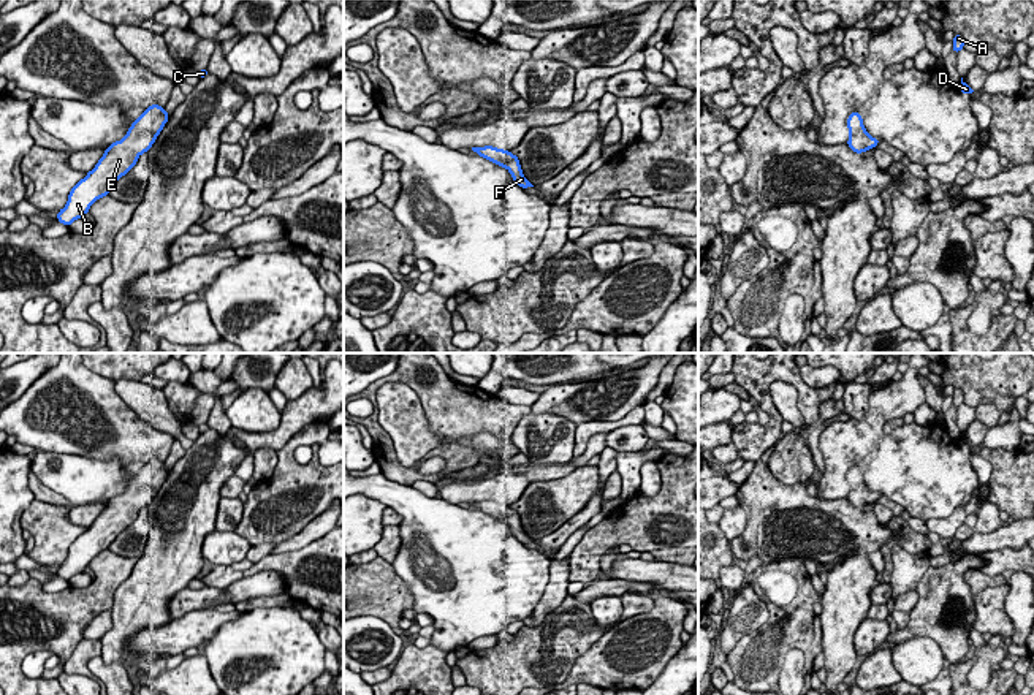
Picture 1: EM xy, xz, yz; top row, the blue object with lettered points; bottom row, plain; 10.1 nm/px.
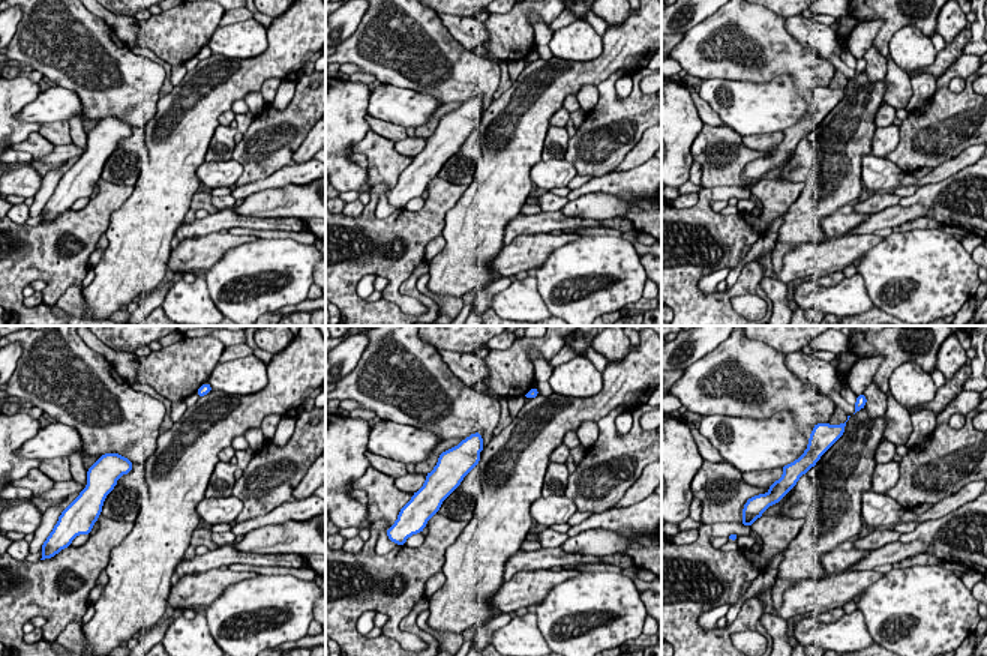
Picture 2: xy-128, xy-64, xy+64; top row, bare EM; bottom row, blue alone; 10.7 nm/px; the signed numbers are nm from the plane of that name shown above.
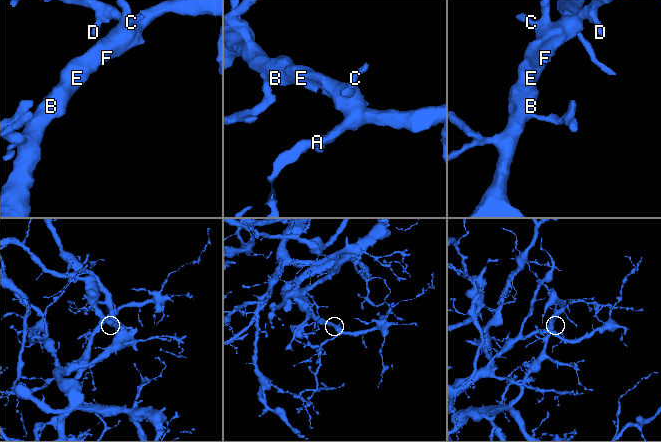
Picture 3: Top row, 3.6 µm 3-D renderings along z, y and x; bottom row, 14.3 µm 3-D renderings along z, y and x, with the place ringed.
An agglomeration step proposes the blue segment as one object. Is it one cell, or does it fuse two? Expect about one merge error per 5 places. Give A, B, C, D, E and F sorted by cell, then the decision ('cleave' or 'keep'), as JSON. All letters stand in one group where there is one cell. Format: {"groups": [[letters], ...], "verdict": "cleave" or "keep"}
{"groups": [["A", "B", "C", "D", "E", "F"]], "verdict": "keep"}

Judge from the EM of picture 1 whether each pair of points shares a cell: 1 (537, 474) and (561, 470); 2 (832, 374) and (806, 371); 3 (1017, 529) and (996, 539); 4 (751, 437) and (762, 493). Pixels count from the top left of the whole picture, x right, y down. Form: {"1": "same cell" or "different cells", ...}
{"1": "same cell", "2": "same cell", "3": "same cell", "4": "different cells"}

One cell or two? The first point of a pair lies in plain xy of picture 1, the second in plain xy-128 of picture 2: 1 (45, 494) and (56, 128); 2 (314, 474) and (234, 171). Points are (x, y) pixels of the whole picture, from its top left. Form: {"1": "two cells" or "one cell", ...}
{"1": "one cell", "2": "two cells"}

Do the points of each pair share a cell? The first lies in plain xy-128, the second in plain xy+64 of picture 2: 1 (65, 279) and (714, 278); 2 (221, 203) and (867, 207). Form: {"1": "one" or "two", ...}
{"1": "two", "2": "one"}

